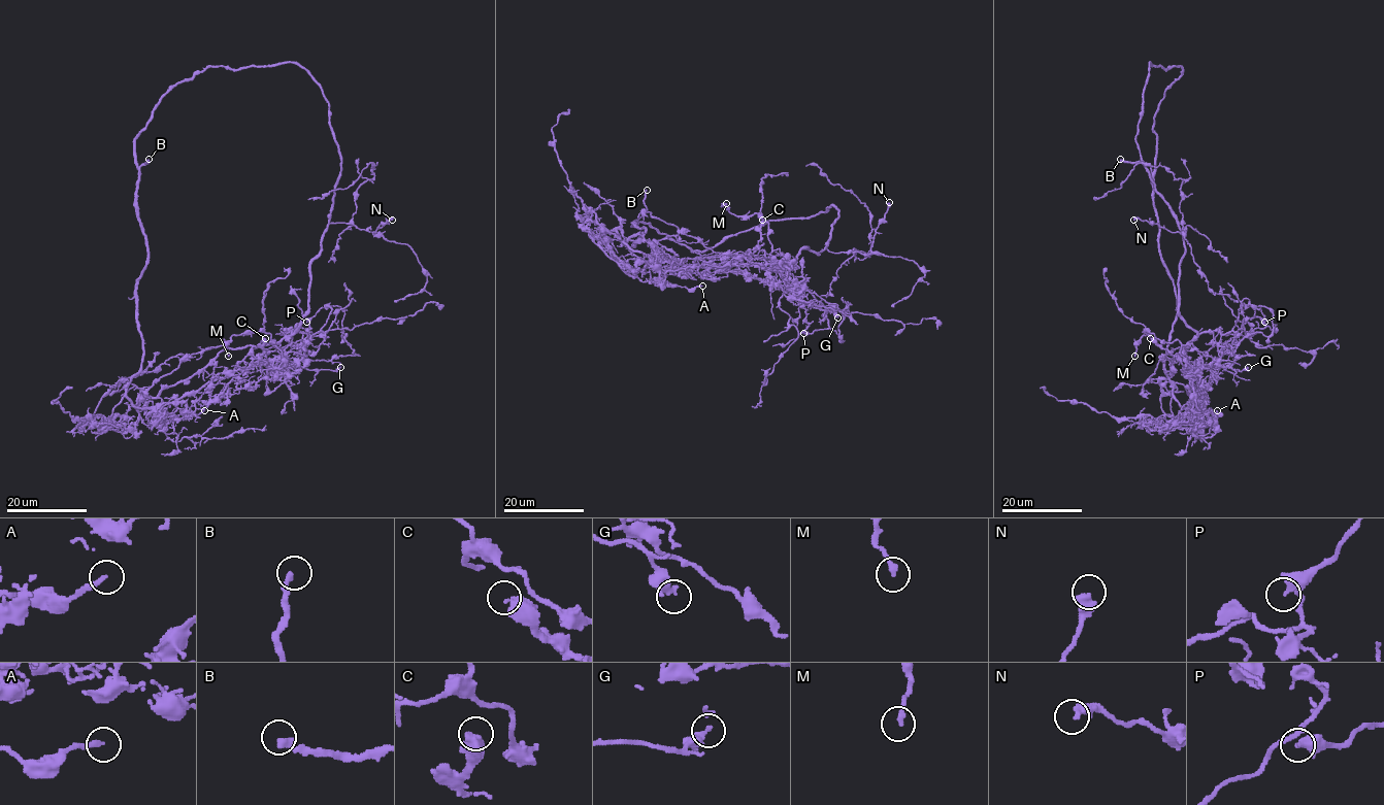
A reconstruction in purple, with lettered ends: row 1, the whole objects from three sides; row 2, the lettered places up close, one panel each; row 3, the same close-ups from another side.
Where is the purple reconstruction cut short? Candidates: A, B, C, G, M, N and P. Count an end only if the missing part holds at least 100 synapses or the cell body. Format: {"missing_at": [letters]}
{"missing_at": ["B"]}

